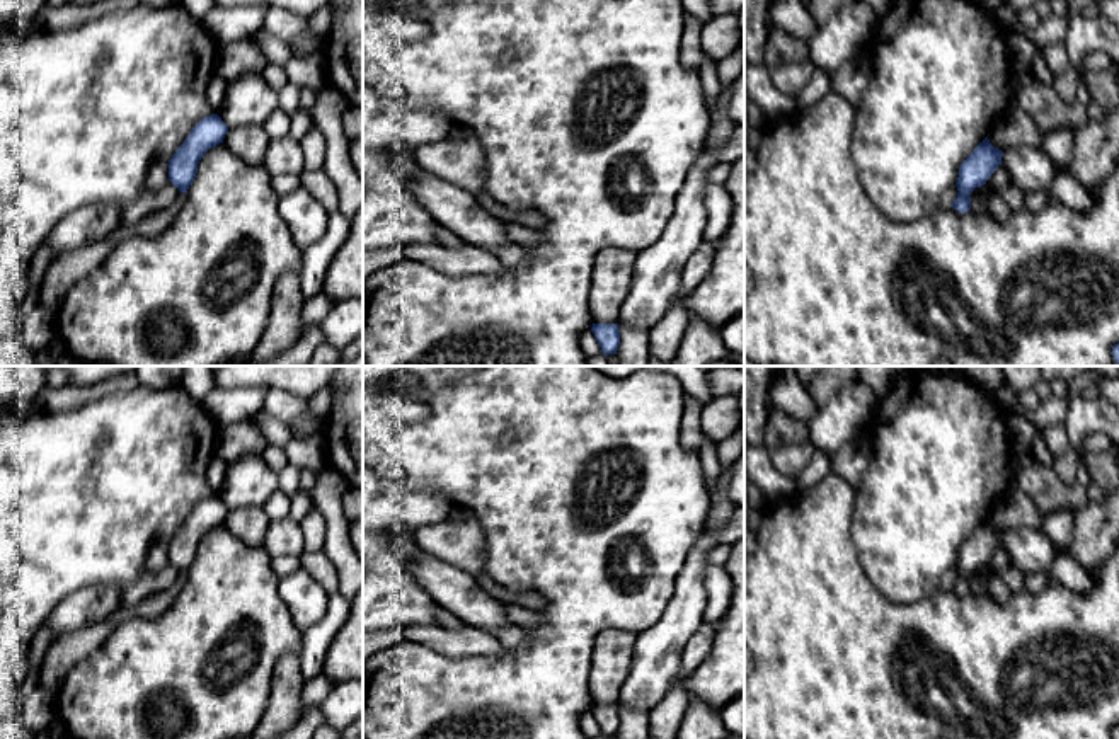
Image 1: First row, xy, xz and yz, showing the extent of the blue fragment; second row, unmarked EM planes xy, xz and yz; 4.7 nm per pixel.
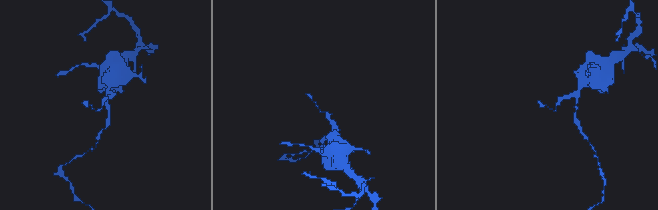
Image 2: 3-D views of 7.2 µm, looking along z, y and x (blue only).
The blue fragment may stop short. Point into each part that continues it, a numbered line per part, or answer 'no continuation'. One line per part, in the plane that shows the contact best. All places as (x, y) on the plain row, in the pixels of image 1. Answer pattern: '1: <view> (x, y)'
no continuation

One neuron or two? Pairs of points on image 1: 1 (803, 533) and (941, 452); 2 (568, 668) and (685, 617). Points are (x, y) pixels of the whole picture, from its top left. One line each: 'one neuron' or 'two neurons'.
1: two neurons
2: two neurons

